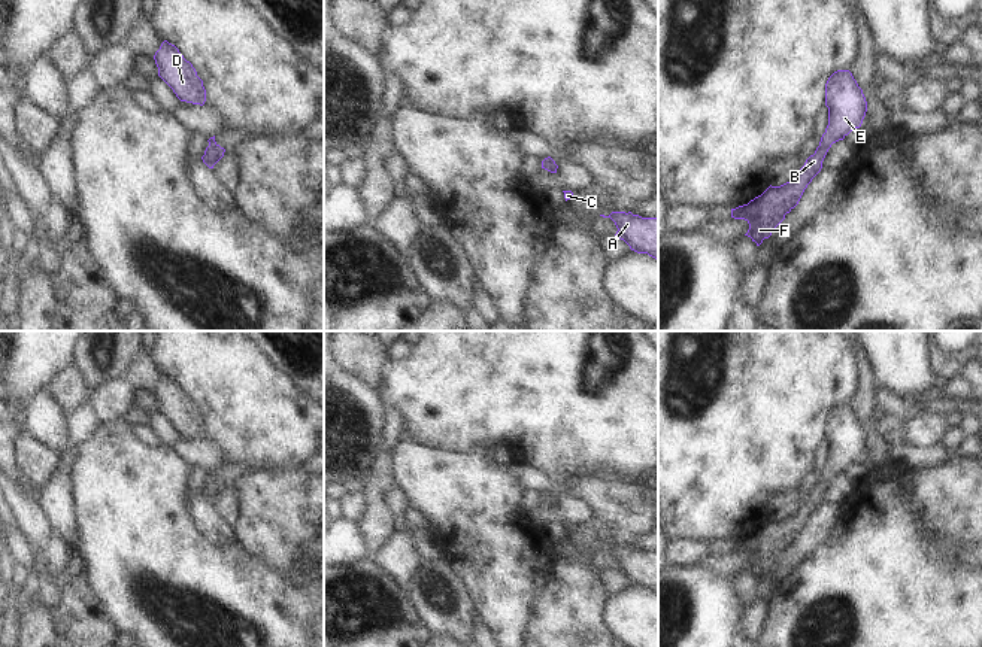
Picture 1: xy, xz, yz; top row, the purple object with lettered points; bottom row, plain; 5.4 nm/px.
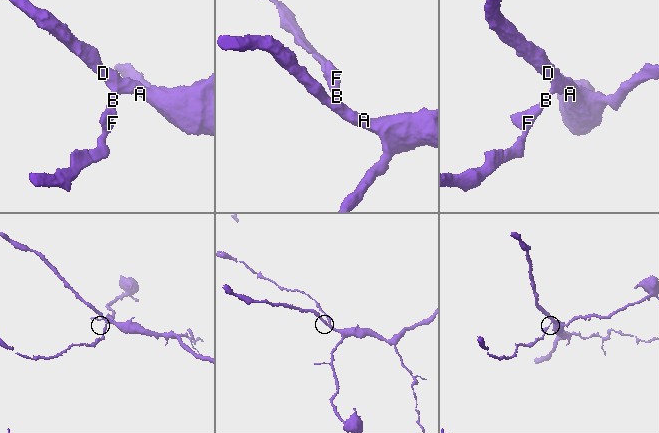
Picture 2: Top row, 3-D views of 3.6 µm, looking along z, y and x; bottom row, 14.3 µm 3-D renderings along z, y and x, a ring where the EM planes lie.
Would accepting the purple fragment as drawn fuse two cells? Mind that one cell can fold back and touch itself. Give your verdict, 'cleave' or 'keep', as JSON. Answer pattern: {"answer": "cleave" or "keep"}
{"answer": "keep"}

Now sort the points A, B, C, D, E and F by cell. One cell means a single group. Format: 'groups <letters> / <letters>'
groups A B C D E F

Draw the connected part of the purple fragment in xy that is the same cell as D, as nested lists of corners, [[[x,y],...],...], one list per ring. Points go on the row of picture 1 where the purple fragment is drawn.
[[[164,40],[154,60],[158,67],[158,76],[173,89],[181,101],[204,104],[206,89],[203,81],[175,45]]]

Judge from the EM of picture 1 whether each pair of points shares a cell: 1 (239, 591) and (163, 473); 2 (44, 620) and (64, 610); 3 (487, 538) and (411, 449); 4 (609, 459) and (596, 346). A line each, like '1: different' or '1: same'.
1: same
2: different
3: same
4: same

